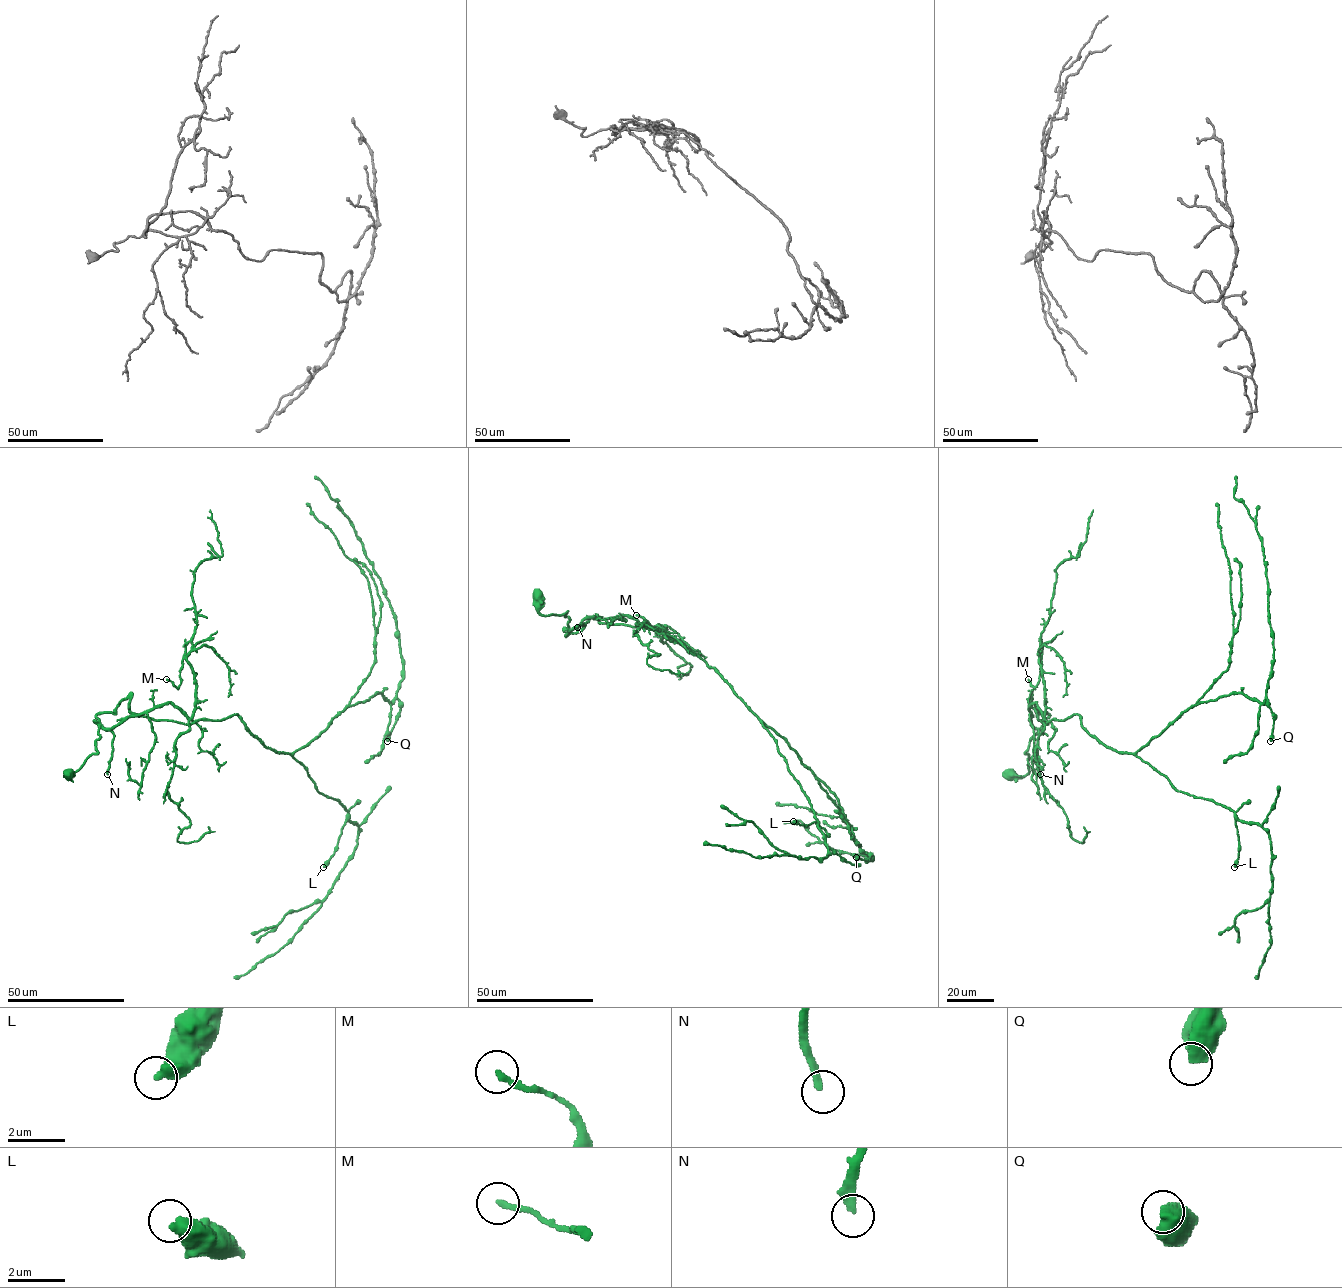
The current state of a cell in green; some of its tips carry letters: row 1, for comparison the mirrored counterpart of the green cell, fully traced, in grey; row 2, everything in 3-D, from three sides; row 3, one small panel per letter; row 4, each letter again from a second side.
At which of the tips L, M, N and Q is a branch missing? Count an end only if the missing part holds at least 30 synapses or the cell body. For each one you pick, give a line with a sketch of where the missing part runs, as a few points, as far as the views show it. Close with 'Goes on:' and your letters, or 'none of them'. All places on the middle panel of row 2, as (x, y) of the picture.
N: missing branch runs (577, 627), (592, 642), (570, 658), (568, 653), (562, 659), (562, 666)
Goes on: N

